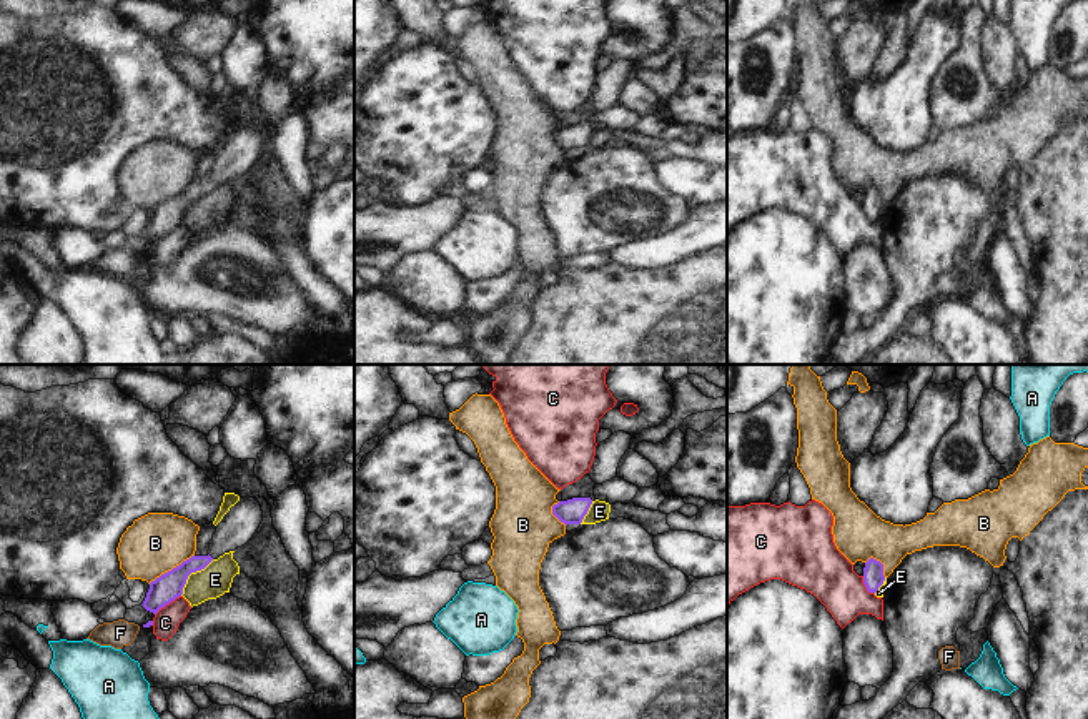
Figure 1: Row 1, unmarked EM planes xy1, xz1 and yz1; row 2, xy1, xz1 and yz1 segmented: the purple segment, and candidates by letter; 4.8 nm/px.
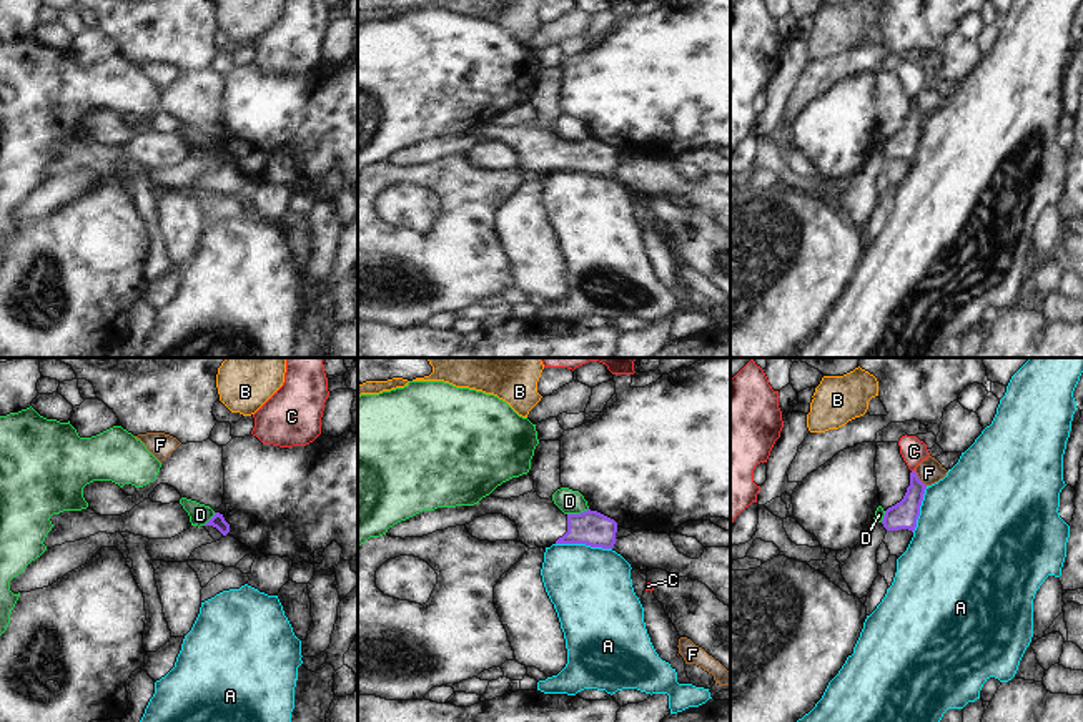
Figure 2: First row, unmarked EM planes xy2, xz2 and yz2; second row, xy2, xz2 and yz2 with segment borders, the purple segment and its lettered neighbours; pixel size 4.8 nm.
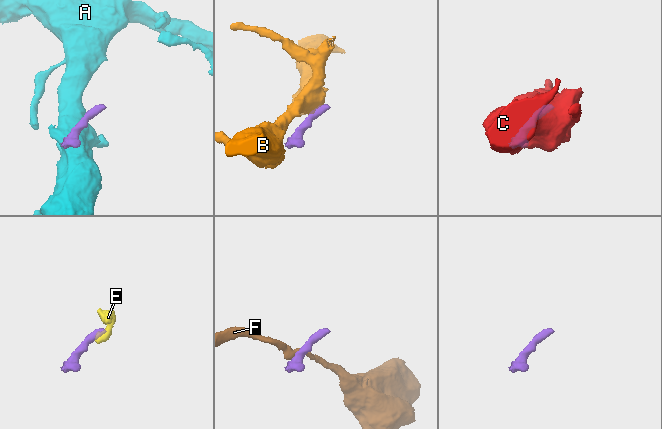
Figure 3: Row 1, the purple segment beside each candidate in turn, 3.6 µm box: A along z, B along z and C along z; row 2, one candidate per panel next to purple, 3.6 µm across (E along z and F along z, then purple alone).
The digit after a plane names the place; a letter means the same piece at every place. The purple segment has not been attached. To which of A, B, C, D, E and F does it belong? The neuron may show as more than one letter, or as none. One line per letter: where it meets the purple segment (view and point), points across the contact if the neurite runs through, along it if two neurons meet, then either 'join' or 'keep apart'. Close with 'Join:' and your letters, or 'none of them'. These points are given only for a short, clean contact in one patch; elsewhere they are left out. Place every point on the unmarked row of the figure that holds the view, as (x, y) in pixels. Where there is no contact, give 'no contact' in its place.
A: xz2 (584, 170) | along xz2 (556, 170), (584, 170), (611, 177) | keep apart
B: xy1 (172, 197) | along xy1 (193, 182), (148, 210) | keep apart
C: xy1 (167, 230) | keep apart
D: xz2 (578, 142) | along xz2 (588, 135), (568, 142) | keep apart
E: xy1 (192, 198) | along xy1 (213, 187), (188, 203), (180, 222) | keep apart
F: yz2 (919, 107) | along yz2 (914, 98), (925, 113) | keep apart
Join: none of them

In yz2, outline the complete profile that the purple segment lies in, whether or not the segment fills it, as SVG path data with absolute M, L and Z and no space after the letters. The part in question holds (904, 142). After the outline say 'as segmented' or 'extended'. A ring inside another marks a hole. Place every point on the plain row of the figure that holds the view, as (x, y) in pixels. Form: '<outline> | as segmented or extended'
M910 100L910 113L900 130L888 135L883 143L883 155L887 158L908 156L915 158L917 146L920 143L920 133L923 128L927 113L918 106L917 100Z | as segmented

